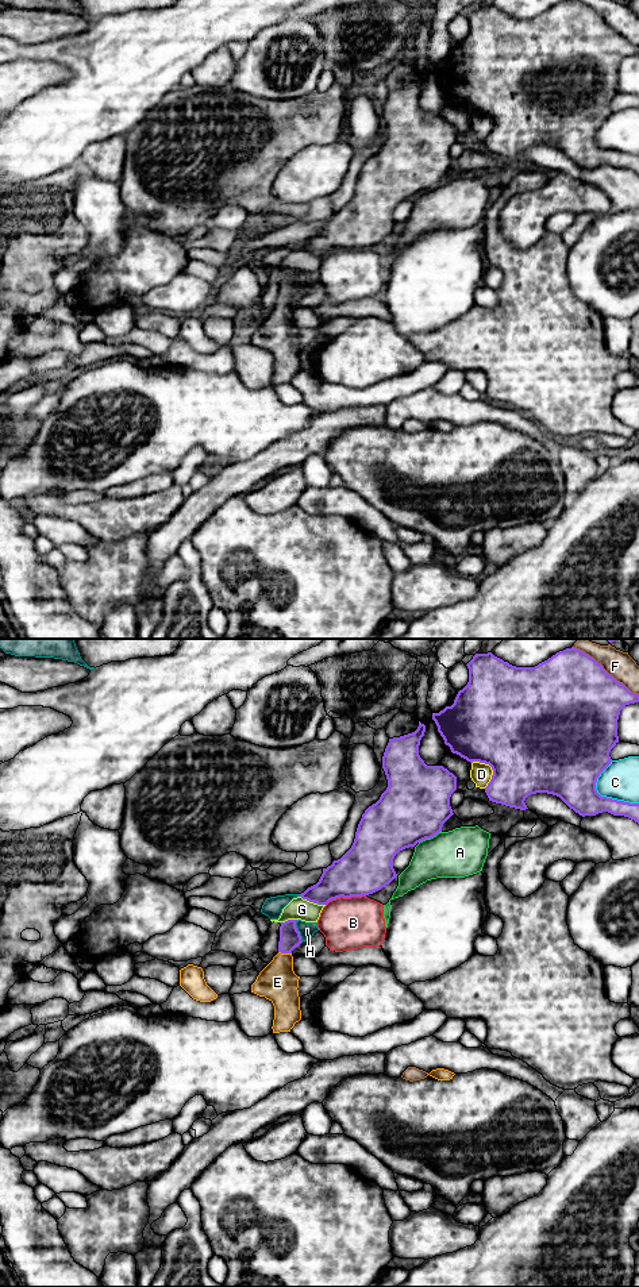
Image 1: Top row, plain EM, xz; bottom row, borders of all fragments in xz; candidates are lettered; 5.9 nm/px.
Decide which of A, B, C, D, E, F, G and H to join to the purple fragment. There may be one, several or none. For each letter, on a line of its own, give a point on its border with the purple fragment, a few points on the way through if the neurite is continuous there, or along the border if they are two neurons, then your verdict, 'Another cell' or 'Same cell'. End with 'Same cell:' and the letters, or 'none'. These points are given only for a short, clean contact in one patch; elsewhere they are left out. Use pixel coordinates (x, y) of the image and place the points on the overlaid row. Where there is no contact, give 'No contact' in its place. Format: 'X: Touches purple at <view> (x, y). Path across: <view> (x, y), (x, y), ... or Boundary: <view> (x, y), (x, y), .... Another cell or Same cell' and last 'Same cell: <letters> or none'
A: Touches purple at xz (430, 837). Another cell
B: Touches purple at xz (345, 897). Another cell
C: Touches purple at xz (603, 797). Another cell
D: Touches purple at xz (492, 769). Another cell
E: Touches purple at xz (285, 952). Path across: xz (289, 937), (285, 952), (277, 982). Same cell
F: Touches purple at xz (604, 670). Another cell
G: Touches purple at xz (312, 901). Another cell
H: Touches purple at xz (297, 931). Another cell
Same cell: E

